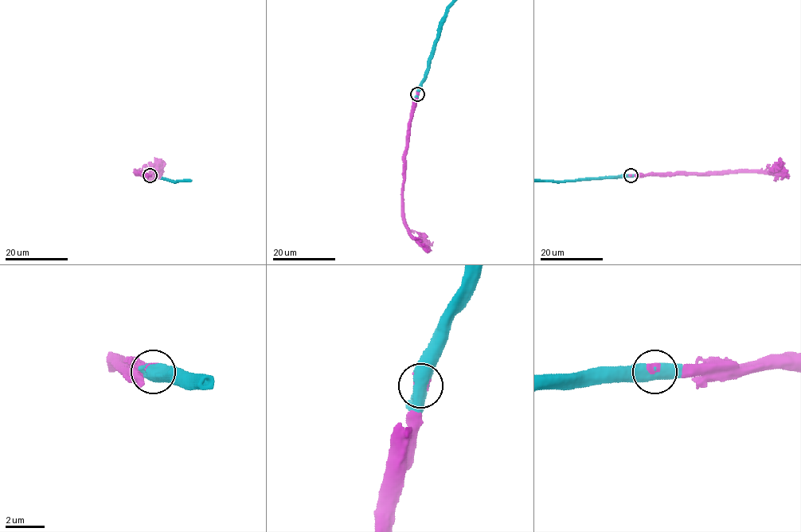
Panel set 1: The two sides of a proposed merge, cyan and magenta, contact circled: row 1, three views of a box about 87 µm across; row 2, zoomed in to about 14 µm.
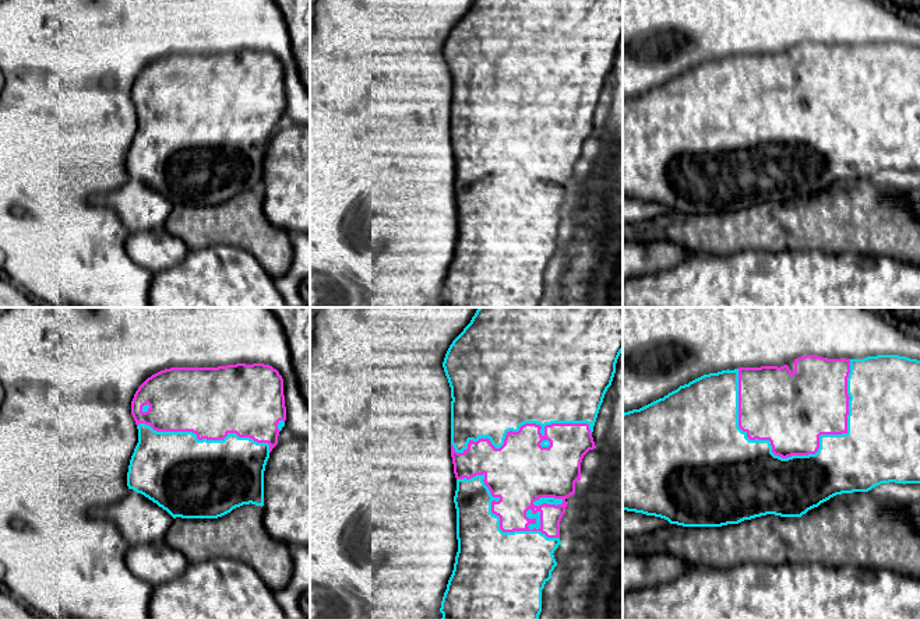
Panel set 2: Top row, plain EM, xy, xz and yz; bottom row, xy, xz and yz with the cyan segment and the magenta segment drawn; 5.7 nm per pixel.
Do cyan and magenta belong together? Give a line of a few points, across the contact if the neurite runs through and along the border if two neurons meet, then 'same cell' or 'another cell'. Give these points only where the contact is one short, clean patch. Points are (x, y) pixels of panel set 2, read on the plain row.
same cell

